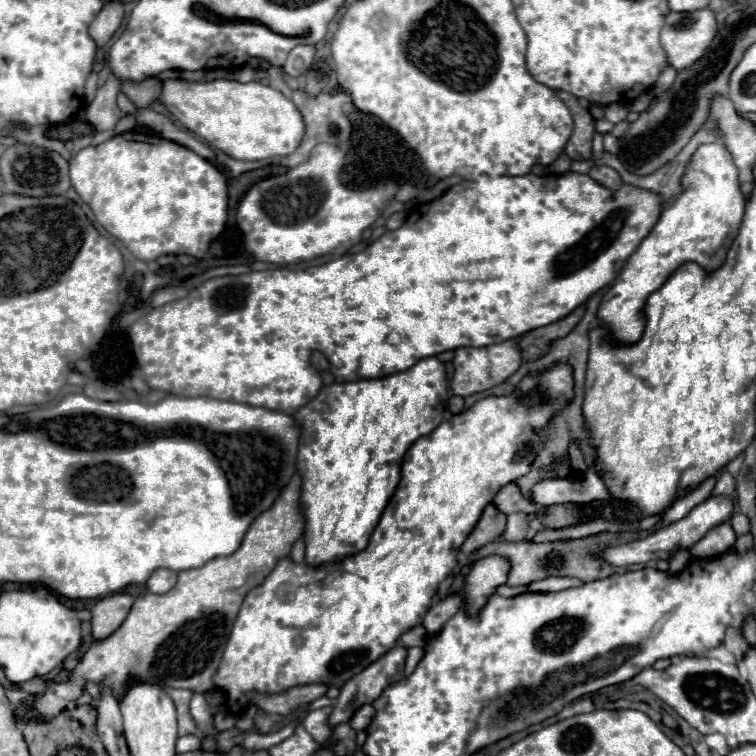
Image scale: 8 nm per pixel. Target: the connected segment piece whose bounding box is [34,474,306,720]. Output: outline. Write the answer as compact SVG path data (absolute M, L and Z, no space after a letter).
M296 474L282 490L274 506L252 522L242 546L232 556L220 556L202 568L178 572L176 586L166 594L148 592L138 596L124 624L106 640L90 646L68 682L48 682L48 690L38 696L34 704L40 716L48 720L62 712L68 702L82 694L84 682L88 680L110 686L118 700L126 692L126 678L140 678L142 682L164 688L170 686L188 688L192 692L208 692L212 688L212 674L220 664L244 596L264 582L264 578L272 572L274 562L288 556L292 544L304 534L306 518L300 496L302 476Z

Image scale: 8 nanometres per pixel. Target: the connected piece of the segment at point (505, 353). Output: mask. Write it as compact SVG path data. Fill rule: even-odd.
M506 340L500 344L492 344L492 346L482 346L482 348L458 348L456 356L454 356L454 376L450 380L450 386L454 390L454 394L458 396L470 396L476 392L484 392L496 384L502 384L508 376L512 376L518 366L522 362L522 354L520 354L520 346L518 340Z

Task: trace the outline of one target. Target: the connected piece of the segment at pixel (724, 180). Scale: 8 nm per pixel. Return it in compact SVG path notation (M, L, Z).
M722 142L702 144L686 166L682 192L662 210L656 226L626 260L600 302L598 318L612 332L616 342L632 344L640 340L644 330L642 308L646 298L656 292L678 266L692 260L706 270L716 270L724 262L726 250L736 238L744 216L746 202L742 198L744 192L740 188L738 168L734 166L728 148Z

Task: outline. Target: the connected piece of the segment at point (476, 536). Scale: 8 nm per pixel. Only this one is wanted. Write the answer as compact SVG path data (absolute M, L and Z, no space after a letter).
M488 504L478 520L478 524L474 526L474 532L470 532L470 536L466 538L466 542L462 544L460 552L464 554L472 554L476 552L480 546L494 542L500 538L502 530L506 526L506 516L502 512L496 510L494 504Z

